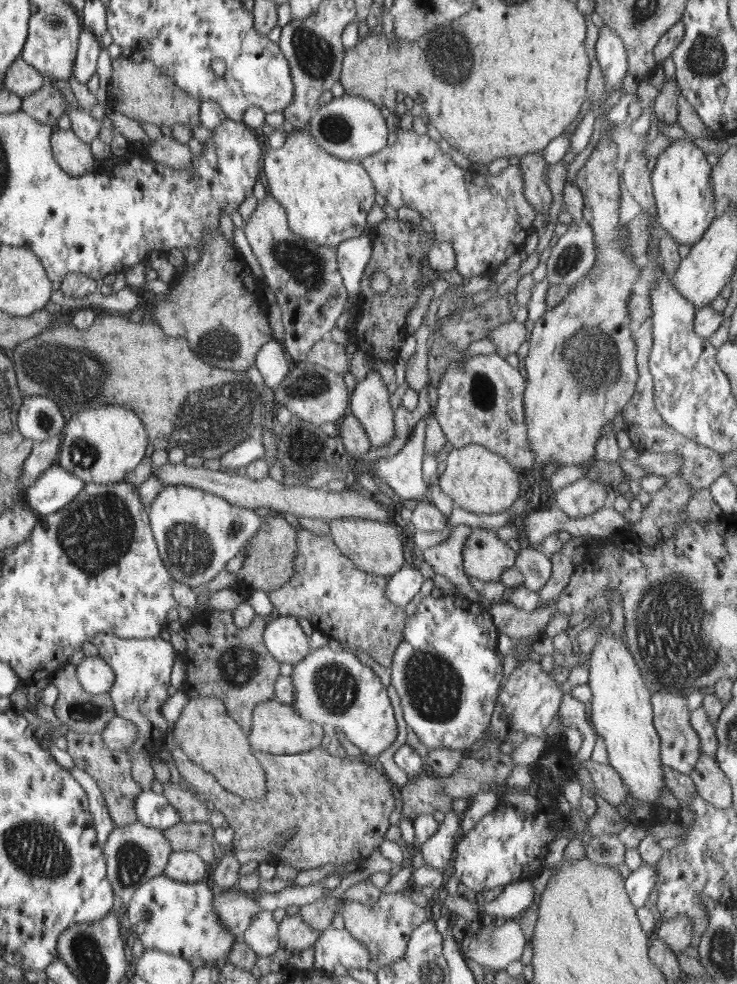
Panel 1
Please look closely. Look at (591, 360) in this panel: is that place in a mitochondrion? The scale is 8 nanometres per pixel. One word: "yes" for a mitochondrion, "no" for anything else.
yes

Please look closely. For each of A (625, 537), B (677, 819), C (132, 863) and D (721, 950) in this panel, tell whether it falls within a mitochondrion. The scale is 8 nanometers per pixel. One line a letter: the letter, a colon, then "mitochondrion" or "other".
A: other
B: other
C: mitochondrion
D: mitochondrion

